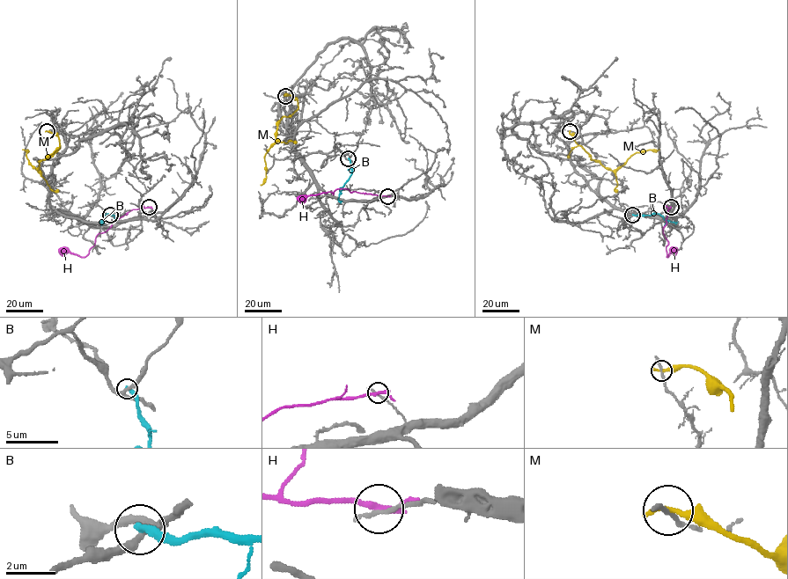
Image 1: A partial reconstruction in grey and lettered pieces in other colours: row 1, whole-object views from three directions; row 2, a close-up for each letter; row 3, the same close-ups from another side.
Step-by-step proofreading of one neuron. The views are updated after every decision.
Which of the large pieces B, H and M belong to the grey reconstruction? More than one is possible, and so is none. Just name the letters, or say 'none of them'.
none of them

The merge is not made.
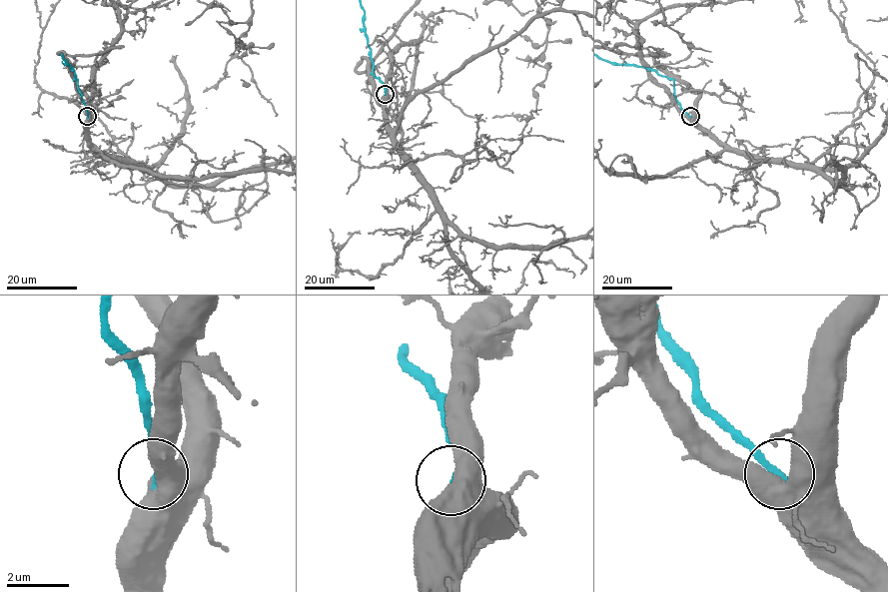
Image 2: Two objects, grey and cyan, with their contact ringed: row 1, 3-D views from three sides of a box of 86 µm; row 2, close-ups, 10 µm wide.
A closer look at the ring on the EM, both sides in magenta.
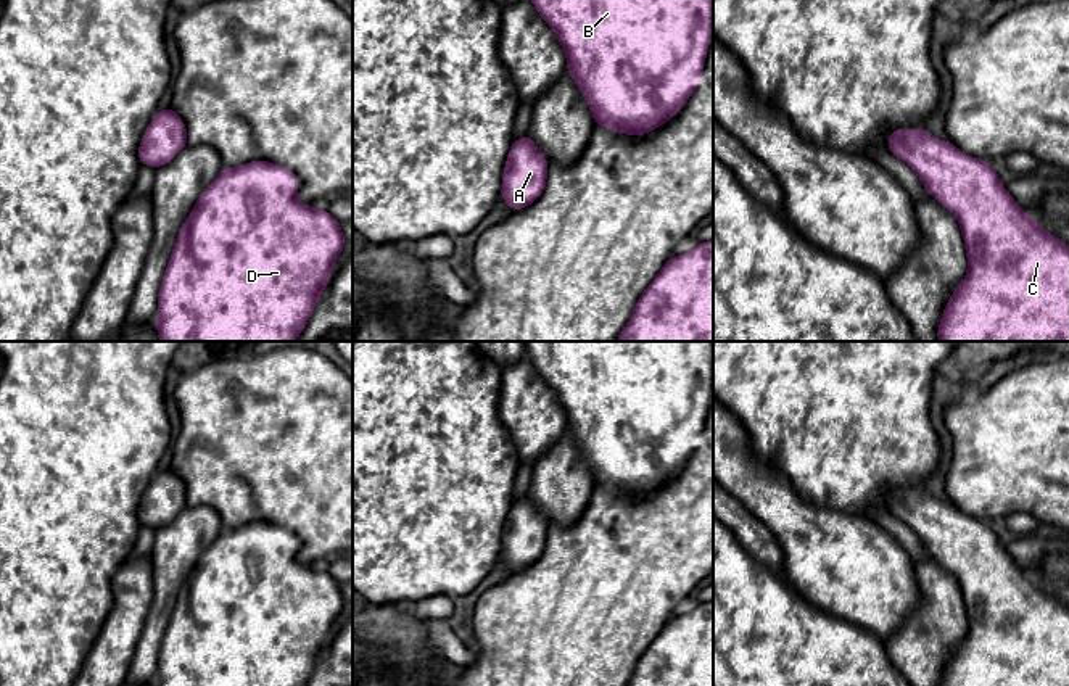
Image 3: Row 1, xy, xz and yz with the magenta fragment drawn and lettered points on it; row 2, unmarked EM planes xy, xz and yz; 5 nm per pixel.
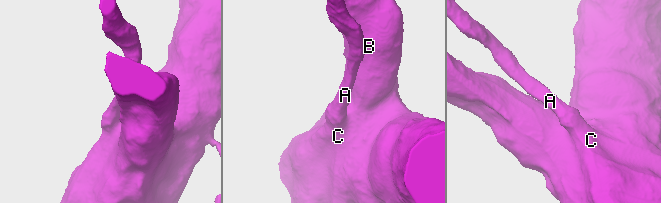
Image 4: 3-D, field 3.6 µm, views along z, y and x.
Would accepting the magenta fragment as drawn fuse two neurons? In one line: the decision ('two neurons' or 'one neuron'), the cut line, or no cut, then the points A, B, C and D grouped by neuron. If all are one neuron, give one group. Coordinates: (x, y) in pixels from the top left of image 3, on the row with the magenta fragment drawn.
one neuron | no cut | A B C D

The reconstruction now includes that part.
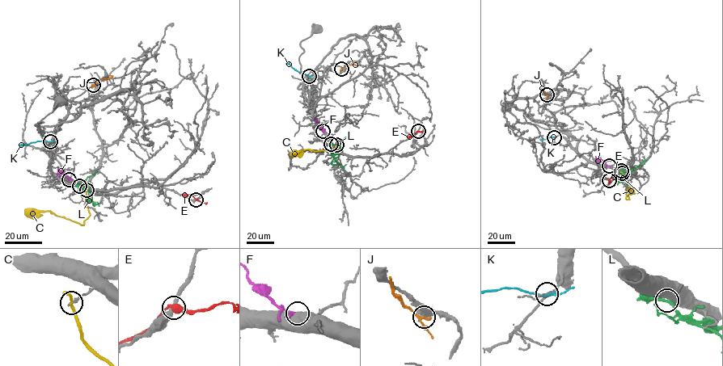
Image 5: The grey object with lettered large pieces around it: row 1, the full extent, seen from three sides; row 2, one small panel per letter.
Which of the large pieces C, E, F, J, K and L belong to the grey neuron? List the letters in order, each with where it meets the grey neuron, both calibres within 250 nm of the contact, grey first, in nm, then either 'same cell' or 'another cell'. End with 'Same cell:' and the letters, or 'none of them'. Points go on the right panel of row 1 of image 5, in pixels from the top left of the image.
C: (622, 173) | 180/240 nm | another cell
E: (609, 180) | 360/460 nm | another cell
F: (609, 166) | 750/150 nm | another cell
J: (547, 94) | 500/240 nm | another cell
K: (554, 137) | 90/180 nm | another cell
L: (621, 170) | 750/220 nm | another cell
Same cell: none of them

